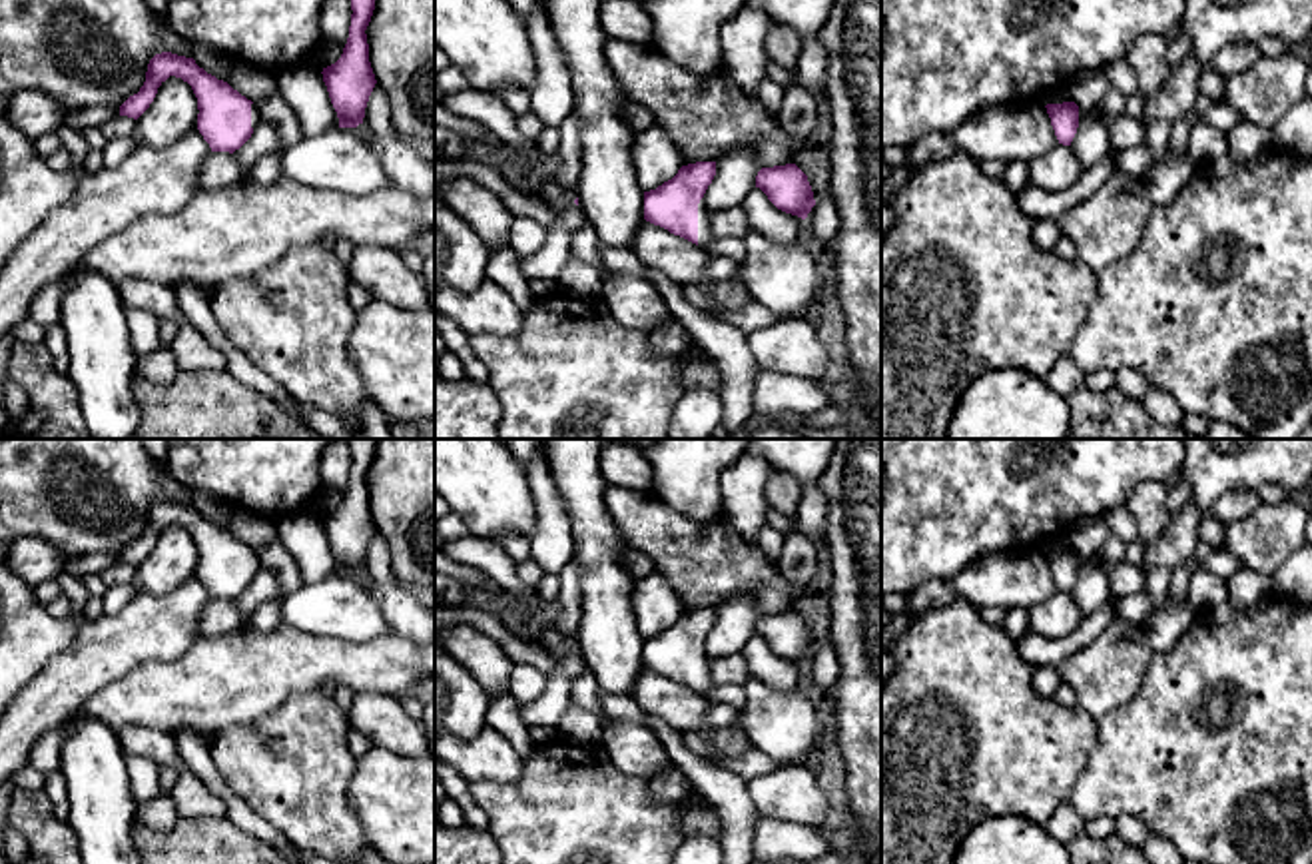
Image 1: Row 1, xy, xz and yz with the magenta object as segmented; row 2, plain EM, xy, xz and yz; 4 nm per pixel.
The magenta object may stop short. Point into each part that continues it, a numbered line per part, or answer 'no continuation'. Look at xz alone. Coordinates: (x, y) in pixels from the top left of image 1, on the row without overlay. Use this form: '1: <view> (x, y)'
1: xz (704, 683)

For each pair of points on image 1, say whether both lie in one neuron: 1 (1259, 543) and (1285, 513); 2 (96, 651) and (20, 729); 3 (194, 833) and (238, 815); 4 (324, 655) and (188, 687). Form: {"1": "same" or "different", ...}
{"1": "same", "2": "same", "3": "different", "4": "same"}

